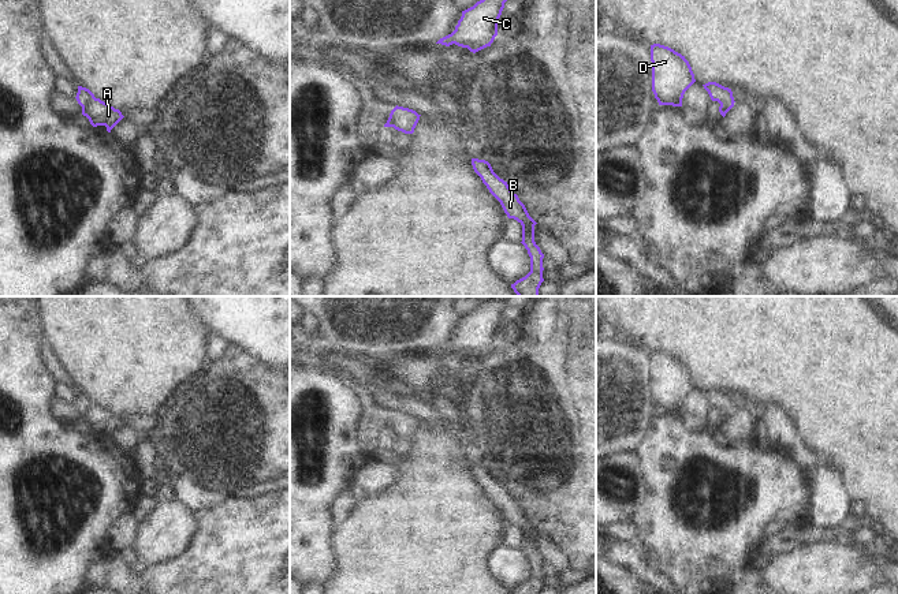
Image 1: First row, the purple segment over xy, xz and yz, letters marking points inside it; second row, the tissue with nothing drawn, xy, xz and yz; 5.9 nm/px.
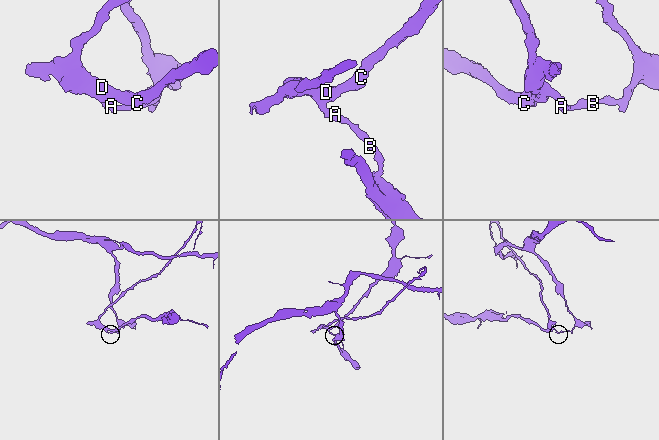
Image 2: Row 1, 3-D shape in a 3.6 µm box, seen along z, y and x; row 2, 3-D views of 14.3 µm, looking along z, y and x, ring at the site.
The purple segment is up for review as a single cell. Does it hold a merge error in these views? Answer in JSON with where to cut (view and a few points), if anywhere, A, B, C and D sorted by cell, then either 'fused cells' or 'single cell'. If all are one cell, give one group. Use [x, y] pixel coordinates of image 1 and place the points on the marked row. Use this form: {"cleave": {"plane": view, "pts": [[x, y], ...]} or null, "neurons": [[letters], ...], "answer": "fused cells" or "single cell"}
{"cleave": {"plane": "xy", "pts": [[94, 97], [82, 108]]}, "neurons": [["A", "B"], ["C", "D"]], "answer": "fused cells"}

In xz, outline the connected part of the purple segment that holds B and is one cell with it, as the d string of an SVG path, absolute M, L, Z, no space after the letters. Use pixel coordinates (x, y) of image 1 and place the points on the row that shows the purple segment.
M472 158L474 172L481 178L489 193L500 202L508 218L522 225L522 244L530 257L530 272L511 284L518 296L539 296L543 279L543 258L540 247L534 242L534 225L537 224L528 213L518 195L511 191L507 182L500 179L485 160Z

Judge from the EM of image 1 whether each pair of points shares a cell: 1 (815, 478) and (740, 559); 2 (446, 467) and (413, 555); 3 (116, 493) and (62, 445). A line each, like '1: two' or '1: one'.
1: two
2: one
3: one

